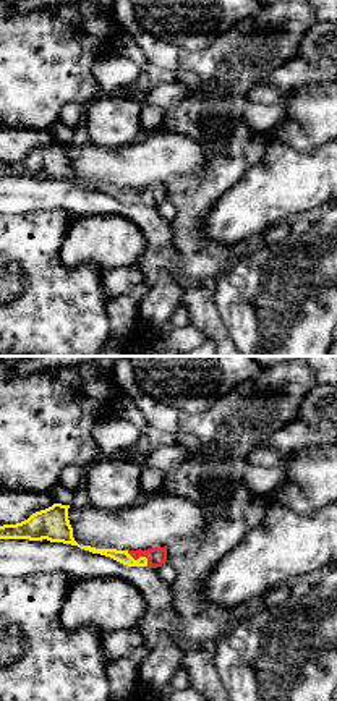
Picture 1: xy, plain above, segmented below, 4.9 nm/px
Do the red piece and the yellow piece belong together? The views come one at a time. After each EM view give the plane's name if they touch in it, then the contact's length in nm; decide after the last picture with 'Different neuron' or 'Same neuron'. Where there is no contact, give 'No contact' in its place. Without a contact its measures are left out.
Touches red in xy. Shared border 130 nm

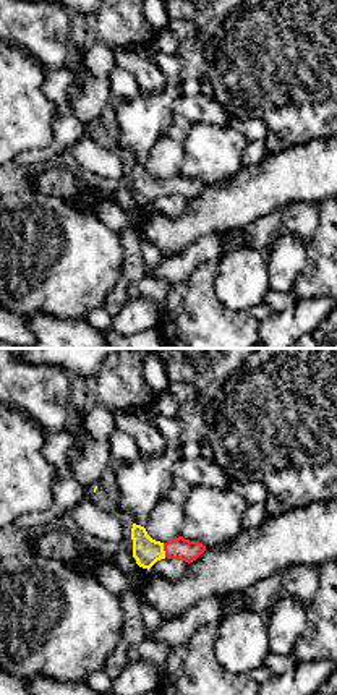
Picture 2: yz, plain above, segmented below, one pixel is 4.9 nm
Touches red in yz. Shared border 70 nm

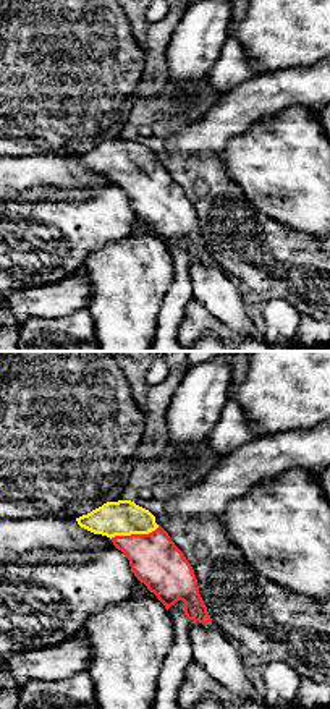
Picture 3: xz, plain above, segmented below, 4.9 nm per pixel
Touches red in xz. Shared border 260 nm

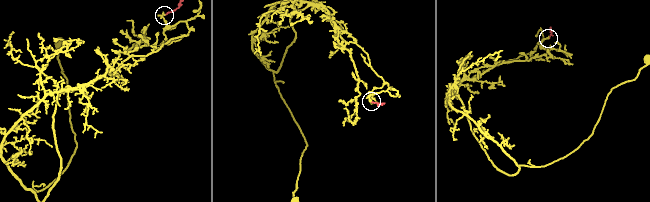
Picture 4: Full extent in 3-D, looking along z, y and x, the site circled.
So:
Same neuron

